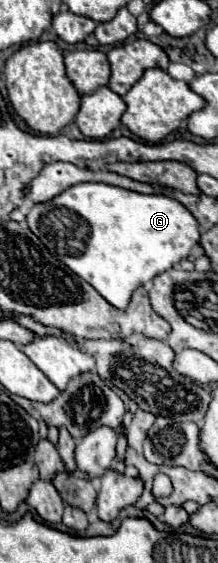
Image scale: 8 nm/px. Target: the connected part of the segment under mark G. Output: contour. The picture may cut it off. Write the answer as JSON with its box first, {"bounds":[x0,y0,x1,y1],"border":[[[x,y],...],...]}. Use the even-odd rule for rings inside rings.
{"bounds":[27,183,201,309],"border":[[[79,183],[47,203],[33,205],[33,209],[27,213],[27,225],[53,255],[57,255],[71,271],[93,285],[97,293],[117,309],[127,307],[131,293],[139,285],[145,285],[155,275],[185,259],[193,245],[197,245],[201,239],[199,223],[195,223],[191,211],[187,211],[187,207],[183,207],[179,201],[167,195],[143,195],[105,183]]]}

